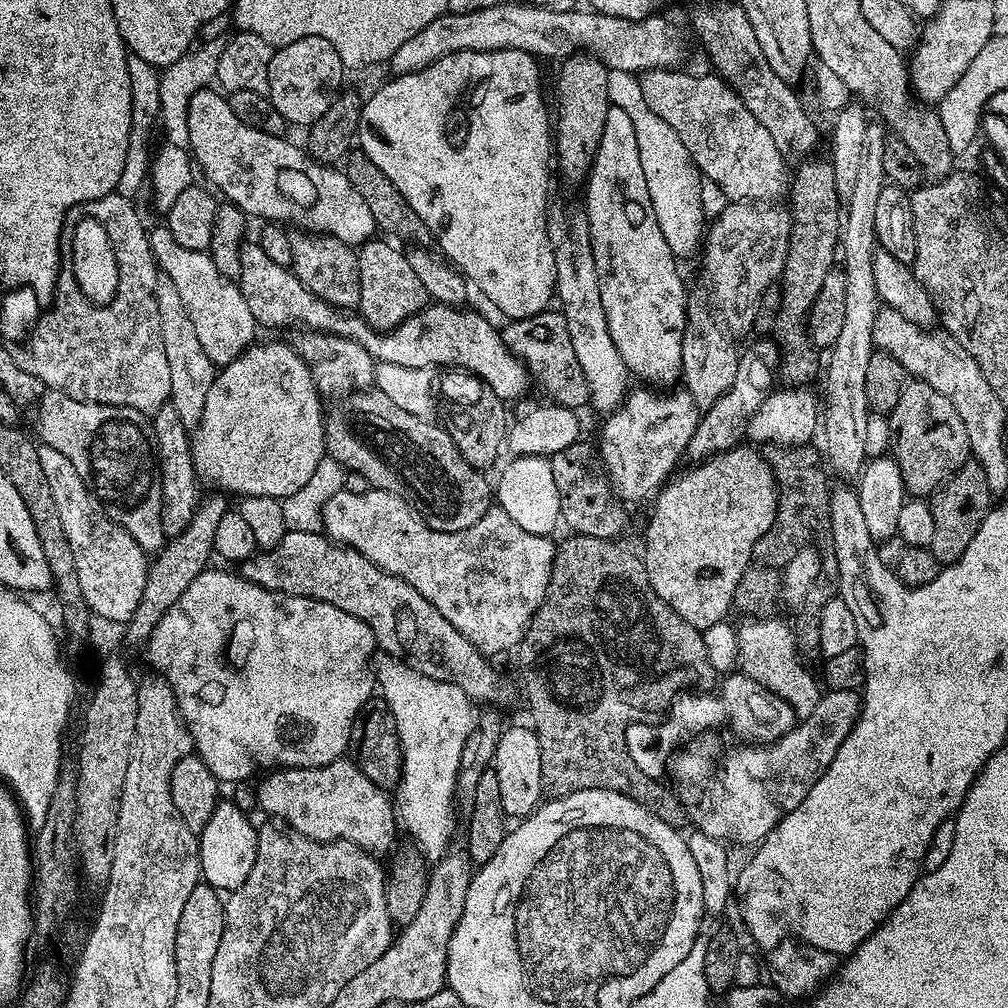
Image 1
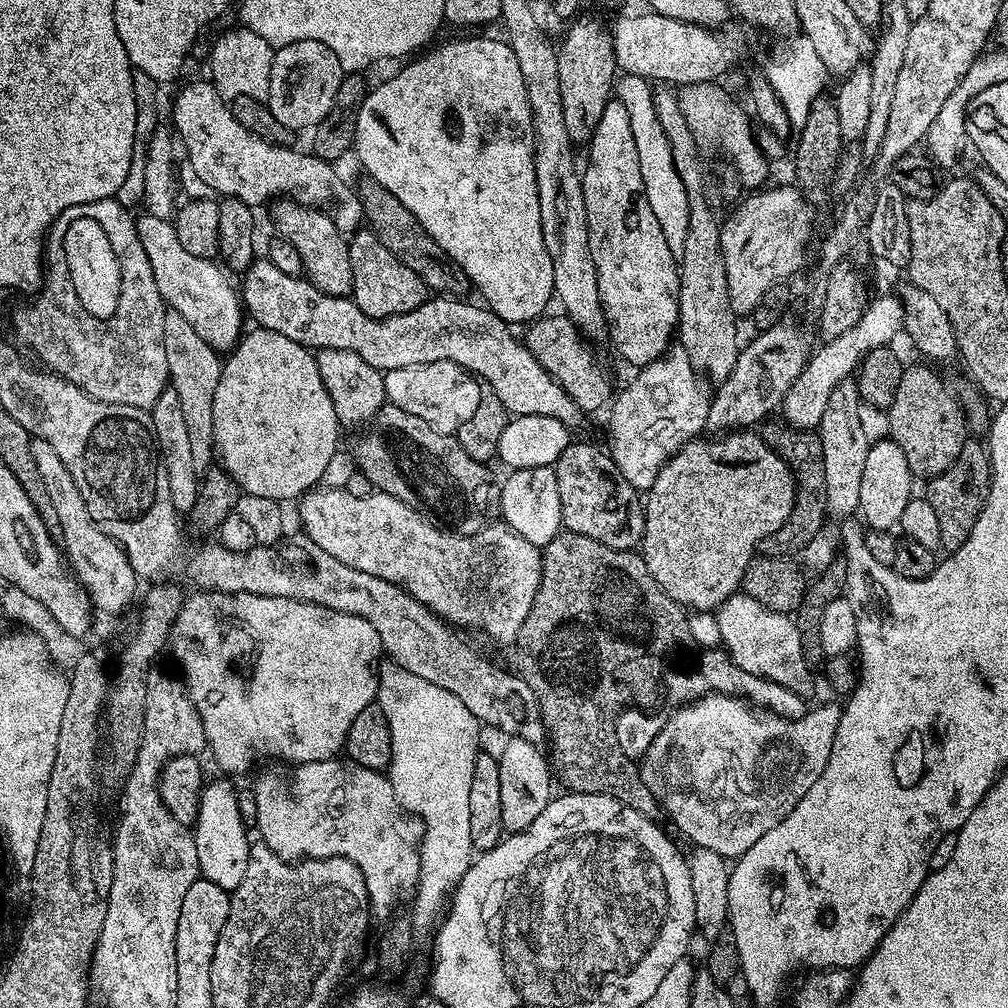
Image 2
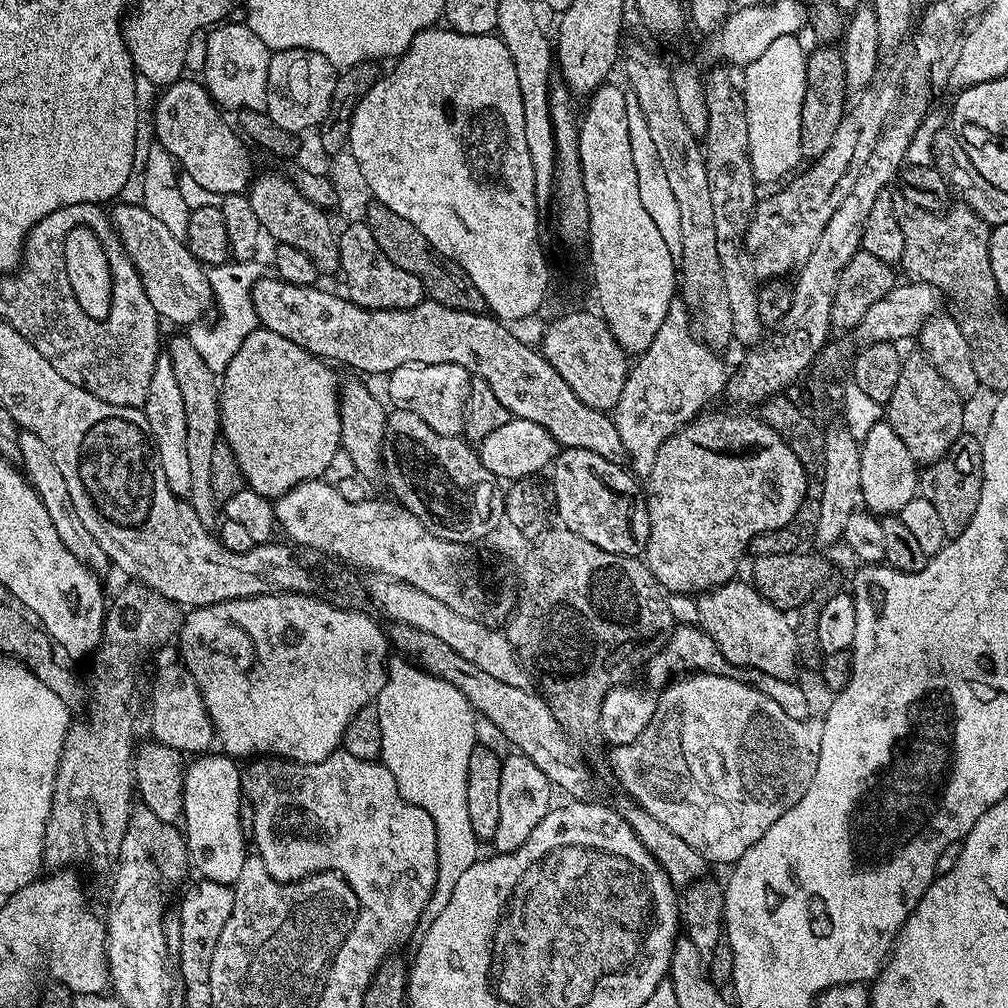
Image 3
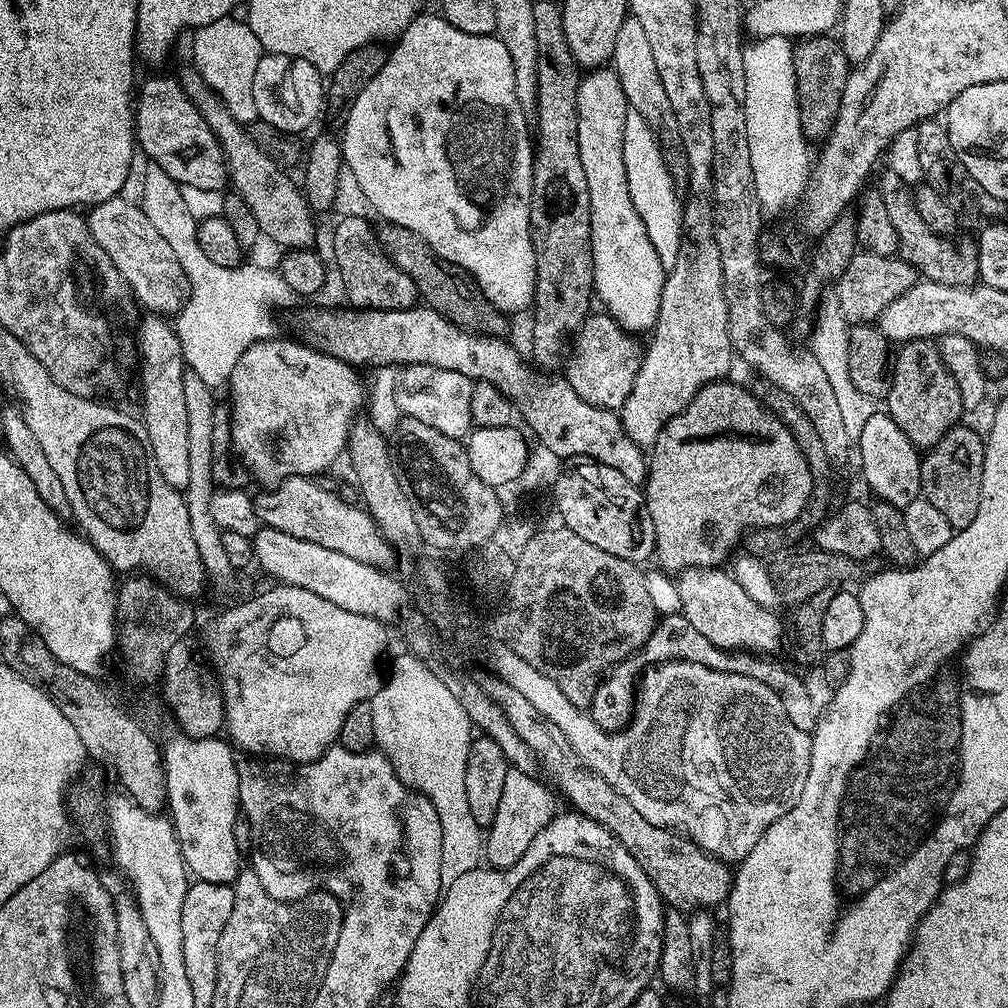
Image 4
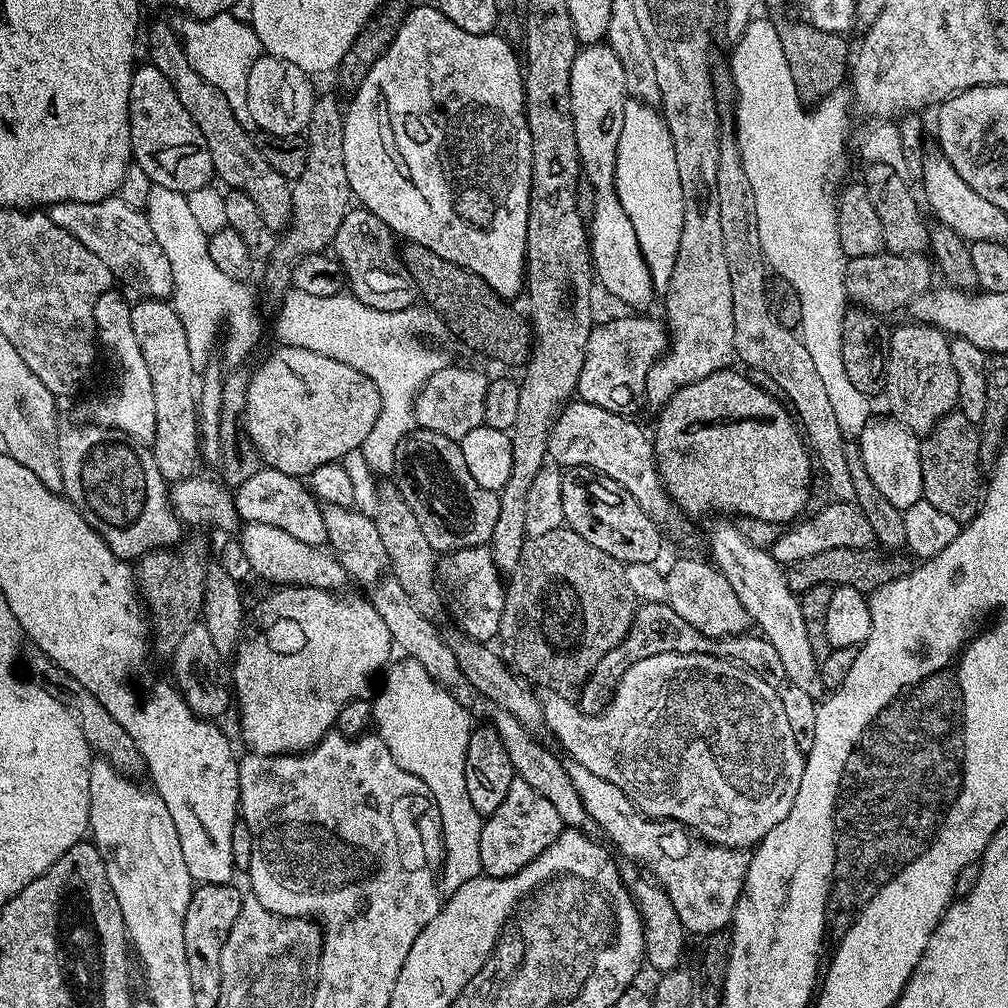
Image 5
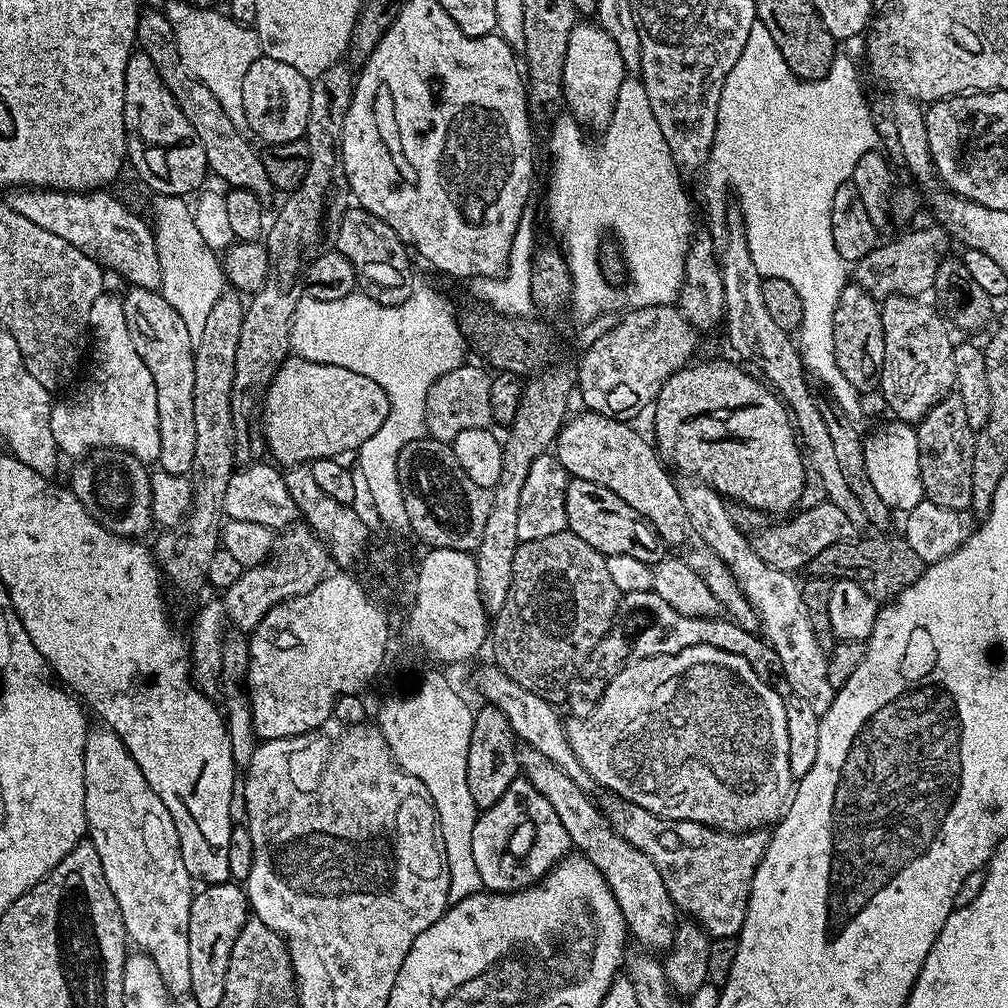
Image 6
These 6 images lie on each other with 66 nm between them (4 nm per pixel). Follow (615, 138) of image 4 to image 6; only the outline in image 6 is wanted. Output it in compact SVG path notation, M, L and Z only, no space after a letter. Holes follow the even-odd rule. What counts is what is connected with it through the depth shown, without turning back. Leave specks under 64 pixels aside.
M577 22L570 34L570 46L566 48L566 66L564 67L564 98L568 104L567 111L574 117L576 123L585 129L597 128L603 130L612 121L612 115L618 102L618 90L626 79L626 69L622 62L622 54L618 54L618 46L606 30L602 30L599 23L584 24Z

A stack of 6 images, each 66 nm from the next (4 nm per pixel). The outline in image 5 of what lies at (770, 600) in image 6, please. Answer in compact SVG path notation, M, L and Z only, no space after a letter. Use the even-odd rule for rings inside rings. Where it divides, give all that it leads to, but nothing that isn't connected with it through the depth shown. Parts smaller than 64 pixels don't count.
M731 519L717 520L720 521L708 536L708 544L712 547L711 563L719 568L726 582L734 586L734 594L738 594L738 602L746 606L751 623L760 627L757 628L759 635L766 637L770 646L774 646L776 656L782 662L785 680L798 686L798 690L806 690L806 694L823 697L826 689L820 680L820 665L814 658L814 649L806 634L800 596L788 584L785 569L772 557L768 548L750 546L750 542L738 534L736 524Z

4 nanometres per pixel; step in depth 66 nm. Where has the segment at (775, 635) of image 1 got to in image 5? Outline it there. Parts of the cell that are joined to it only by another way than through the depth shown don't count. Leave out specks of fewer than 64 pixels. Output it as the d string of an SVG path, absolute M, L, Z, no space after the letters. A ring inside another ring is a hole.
M676 560L672 569L665 575L667 603L694 630L702 630L707 636L738 636L747 633L750 619L746 606L738 602L738 594L734 594L734 586L726 582L715 564L704 560Z

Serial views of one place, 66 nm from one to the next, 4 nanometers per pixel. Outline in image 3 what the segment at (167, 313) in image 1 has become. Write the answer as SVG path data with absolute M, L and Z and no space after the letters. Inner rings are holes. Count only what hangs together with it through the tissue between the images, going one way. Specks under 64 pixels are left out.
M180 334L172 341L167 341L166 354L174 365L174 375L182 393L182 403L186 409L186 451L190 465L190 494L186 497L192 505L194 514L202 522L202 526L212 530L217 527L216 512L218 516L218 501L214 494L214 485L210 483L212 476L212 455L214 446L220 439L220 389L217 373L202 362L202 354L194 350L194 346L188 341L187 335Z

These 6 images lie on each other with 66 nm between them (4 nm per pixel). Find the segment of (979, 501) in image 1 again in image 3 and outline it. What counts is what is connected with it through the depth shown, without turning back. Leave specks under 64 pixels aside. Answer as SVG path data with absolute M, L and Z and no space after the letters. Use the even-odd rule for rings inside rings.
M979 435L959 436L948 455L927 465L918 476L919 495L925 496L936 507L949 538L962 534L962 530L970 526L970 518L974 518L974 510L978 510L978 498L982 498L984 471L980 441Z

